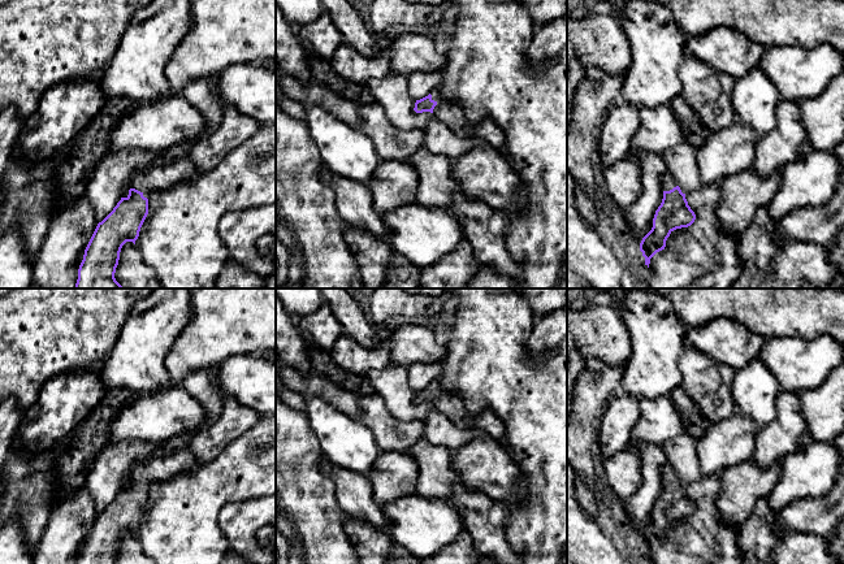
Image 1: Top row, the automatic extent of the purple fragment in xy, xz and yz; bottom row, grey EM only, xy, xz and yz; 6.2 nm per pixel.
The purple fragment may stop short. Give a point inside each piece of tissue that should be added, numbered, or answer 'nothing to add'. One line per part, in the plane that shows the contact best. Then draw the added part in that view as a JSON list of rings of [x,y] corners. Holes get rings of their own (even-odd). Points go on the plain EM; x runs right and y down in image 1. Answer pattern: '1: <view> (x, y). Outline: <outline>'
1: xz (450, 404). Outline: [[[438,379],[432,381],[430,386],[432,391],[437,394],[433,407],[458,428],[477,428],[499,443],[505,441],[505,425],[492,411],[484,409],[480,416],[475,417],[467,411],[462,398],[454,392],[445,391]]]

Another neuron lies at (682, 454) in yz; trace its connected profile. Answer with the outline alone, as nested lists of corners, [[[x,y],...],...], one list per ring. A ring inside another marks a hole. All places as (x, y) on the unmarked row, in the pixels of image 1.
[[[681,433],[676,438],[667,441],[662,450],[667,463],[676,470],[683,485],[696,482],[701,476],[698,461],[697,439],[688,433]]]

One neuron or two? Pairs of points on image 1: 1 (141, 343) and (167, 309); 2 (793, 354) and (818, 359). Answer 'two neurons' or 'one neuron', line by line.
1: one neuron
2: one neuron

